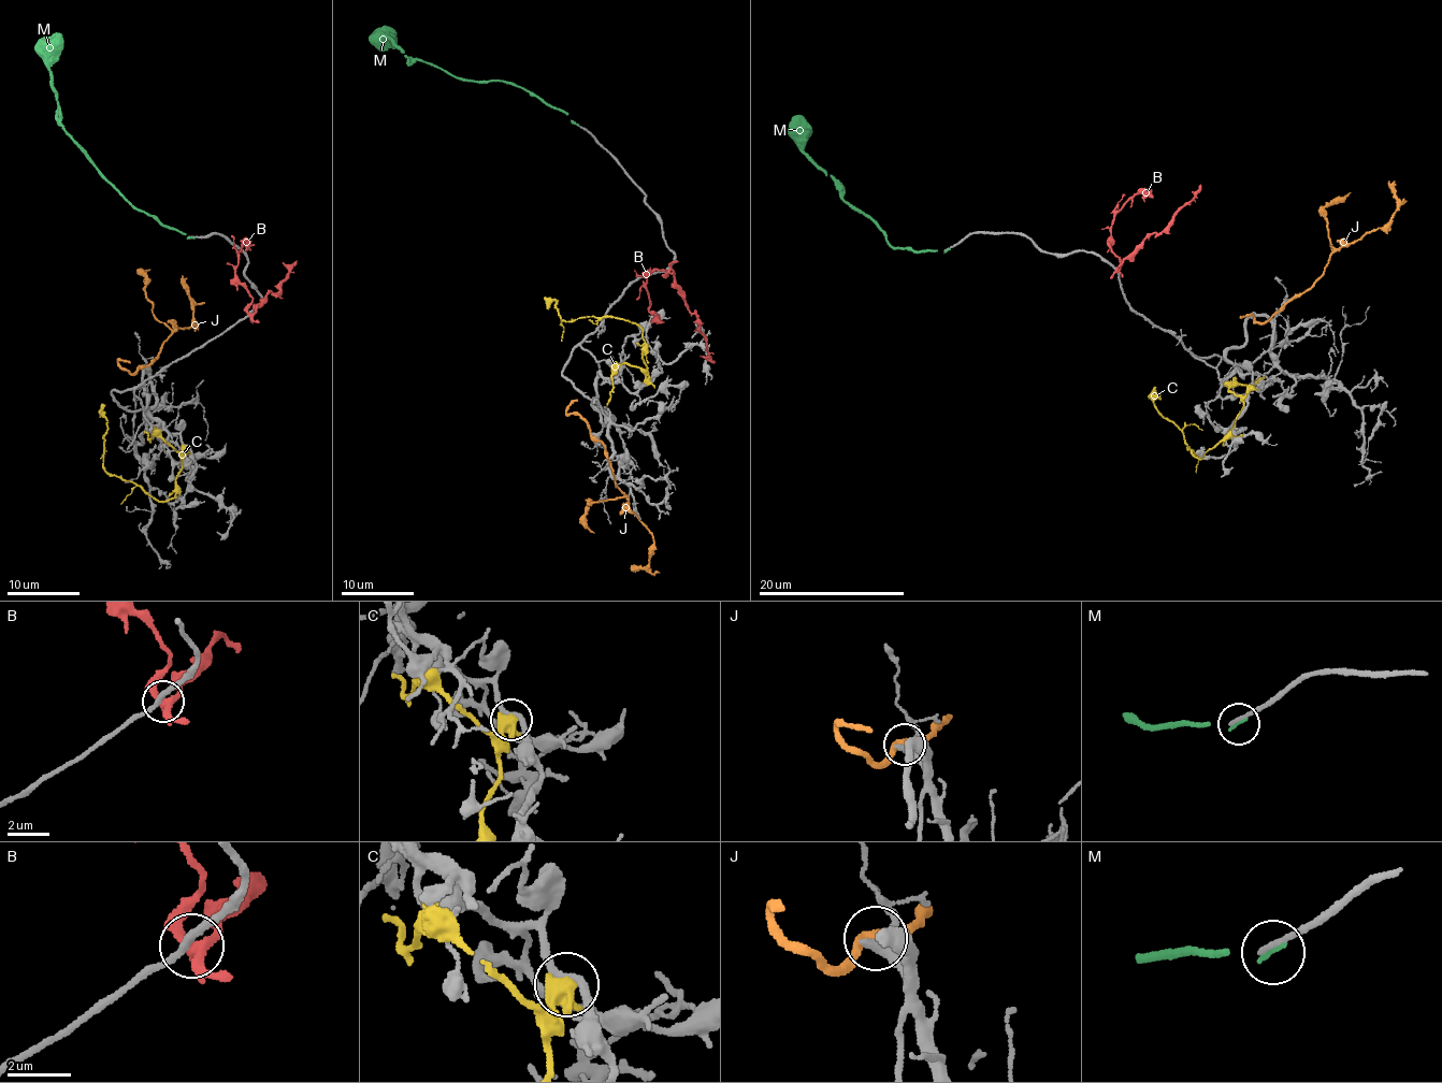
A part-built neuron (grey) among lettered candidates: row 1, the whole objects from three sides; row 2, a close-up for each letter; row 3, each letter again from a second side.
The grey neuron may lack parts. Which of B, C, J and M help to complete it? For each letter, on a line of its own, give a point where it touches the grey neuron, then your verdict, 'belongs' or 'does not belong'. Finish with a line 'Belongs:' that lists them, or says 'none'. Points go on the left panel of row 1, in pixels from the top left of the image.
B: (249, 314) | does not belong
C: (186, 447) | does not belong
J: (142, 366) | does not belong
M: (190, 237) | belongs
Belongs: M

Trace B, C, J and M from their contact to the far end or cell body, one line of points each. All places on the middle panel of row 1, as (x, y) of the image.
B: (668, 271), (696, 317), (714, 363)
C: (648, 381), (643, 361), (643, 331), (636, 323), (602, 316), (561, 321), (557, 301), (546, 304)
J: (593, 437), (605, 449), (615, 484), (648, 531), (653, 544), (646, 565), (638, 571), (631, 567)
M: (575, 124), (528, 91), (501, 81), (459, 80), (419, 60), (411, 61), (388, 39), (394, 40), (387, 41)

